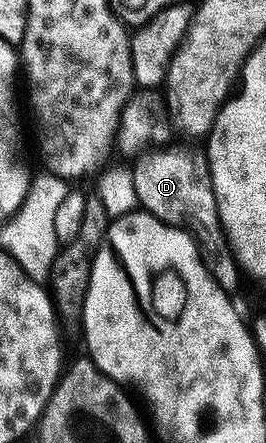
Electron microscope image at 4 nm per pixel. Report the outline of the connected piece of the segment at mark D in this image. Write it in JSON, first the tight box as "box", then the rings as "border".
{"box":[131,149,243,295],"border":[[[161,149],[158,153],[149,153],[141,158],[137,166],[132,166],[133,183],[131,186],[132,196],[138,201],[140,208],[146,213],[155,215],[163,223],[173,225],[177,229],[184,229],[201,251],[201,258],[205,260],[207,271],[219,287],[230,295],[236,294],[243,278],[243,269],[237,263],[233,251],[229,247],[229,240],[225,237],[225,229],[217,217],[217,204],[215,203],[215,191],[209,174],[209,162],[204,156],[197,153],[188,153],[185,149]]]}

